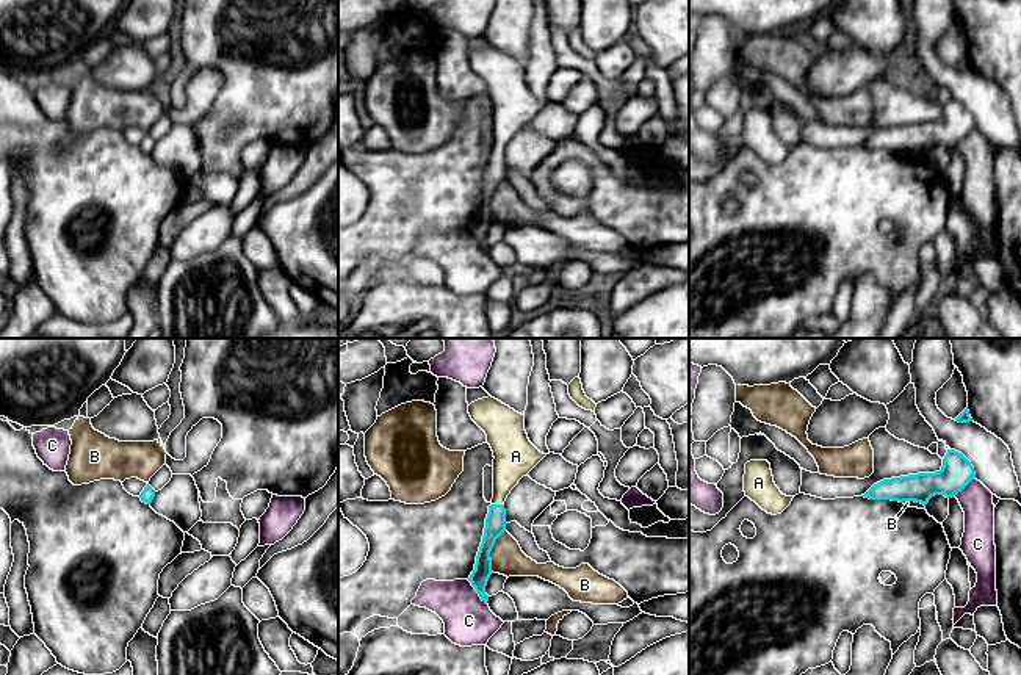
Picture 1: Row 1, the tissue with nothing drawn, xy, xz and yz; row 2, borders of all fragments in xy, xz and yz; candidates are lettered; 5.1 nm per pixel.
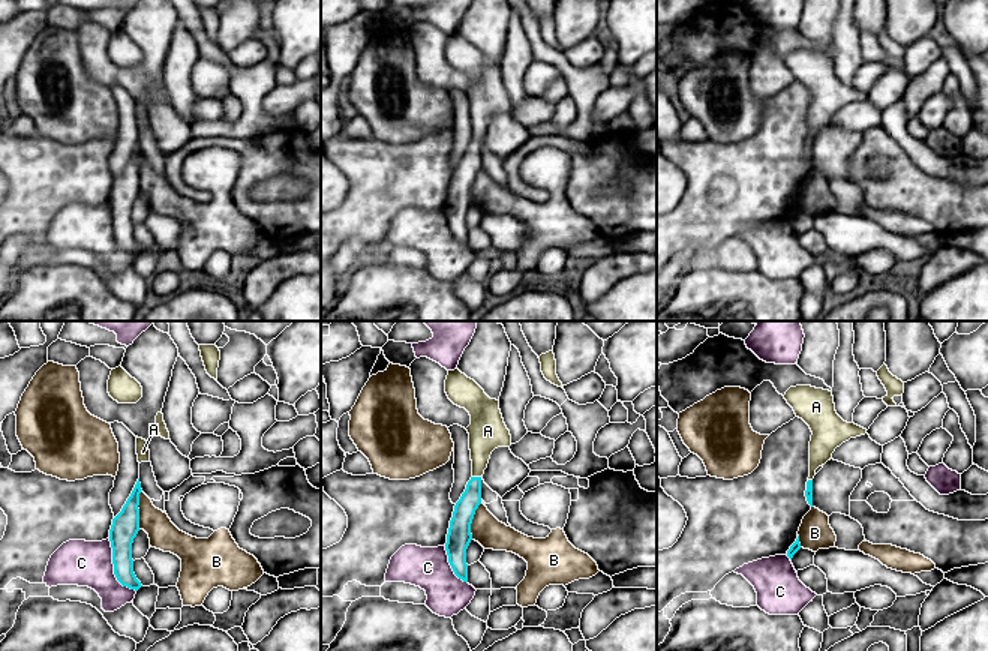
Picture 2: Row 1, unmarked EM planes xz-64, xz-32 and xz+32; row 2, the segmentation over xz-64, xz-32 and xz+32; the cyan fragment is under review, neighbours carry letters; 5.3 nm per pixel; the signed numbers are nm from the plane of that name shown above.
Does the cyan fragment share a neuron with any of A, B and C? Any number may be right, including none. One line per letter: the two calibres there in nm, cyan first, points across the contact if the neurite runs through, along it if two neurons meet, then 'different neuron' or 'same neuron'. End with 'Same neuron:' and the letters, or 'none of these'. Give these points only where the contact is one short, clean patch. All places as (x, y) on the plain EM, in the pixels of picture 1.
A: calibres 110 and 200 nm; way xz (495, 173), (498, 154), (506, 121), (514, 108); same neuron
B: calibres 110 and 170 nm; border xz (505, 179), (490, 201), (492, 221); different neuron
C: calibres 100 and 260 nm; different neuron
Same neuron: A

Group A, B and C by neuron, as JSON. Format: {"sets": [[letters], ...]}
{"sets": [["A"], ["B"], ["C"]]}

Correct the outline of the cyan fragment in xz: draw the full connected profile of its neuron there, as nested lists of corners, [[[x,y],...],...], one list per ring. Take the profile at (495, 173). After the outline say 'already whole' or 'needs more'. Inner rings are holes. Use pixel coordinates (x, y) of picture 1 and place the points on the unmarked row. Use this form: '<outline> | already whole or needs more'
[[[489,45],[468,55],[471,69],[485,81],[493,100],[493,147],[489,155],[482,191],[474,219],[468,230],[482,251],[489,251],[485,235],[492,221],[490,200],[506,180],[504,150],[518,130],[526,125],[547,103],[528,88],[525,64]]] | needs more

